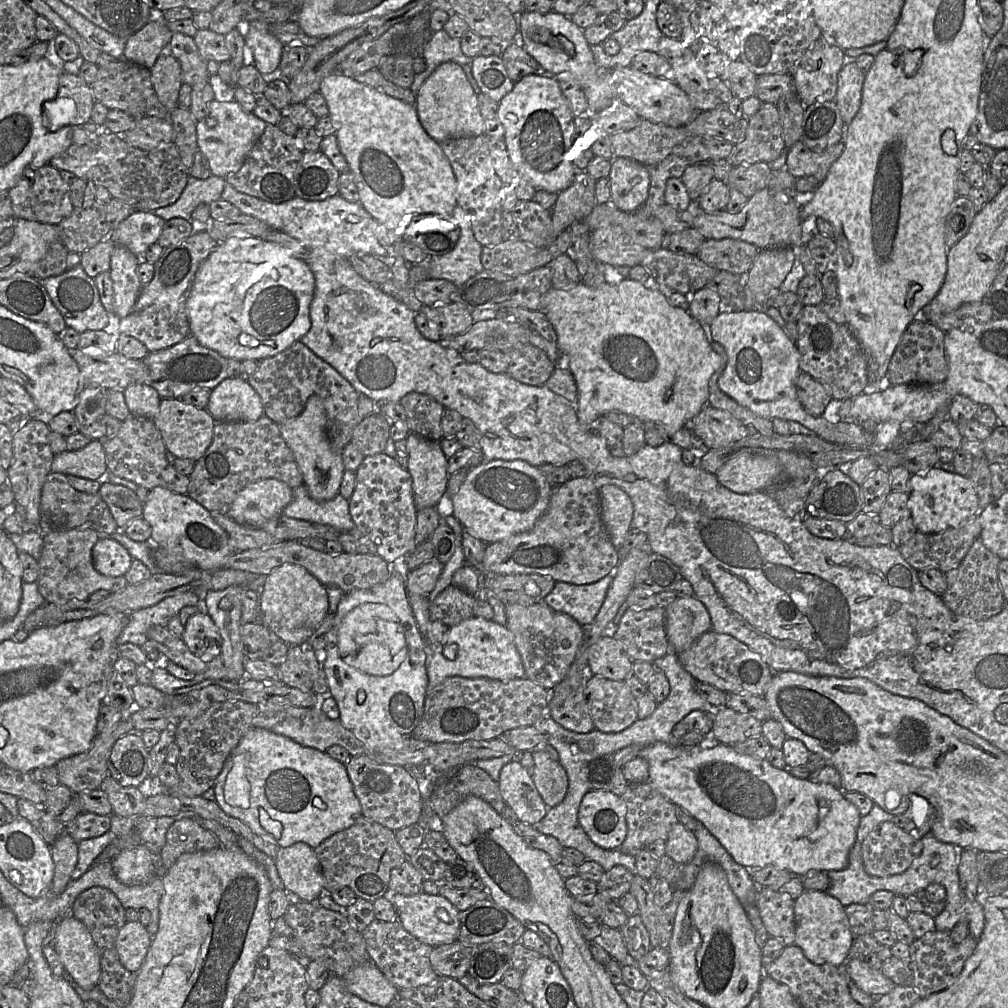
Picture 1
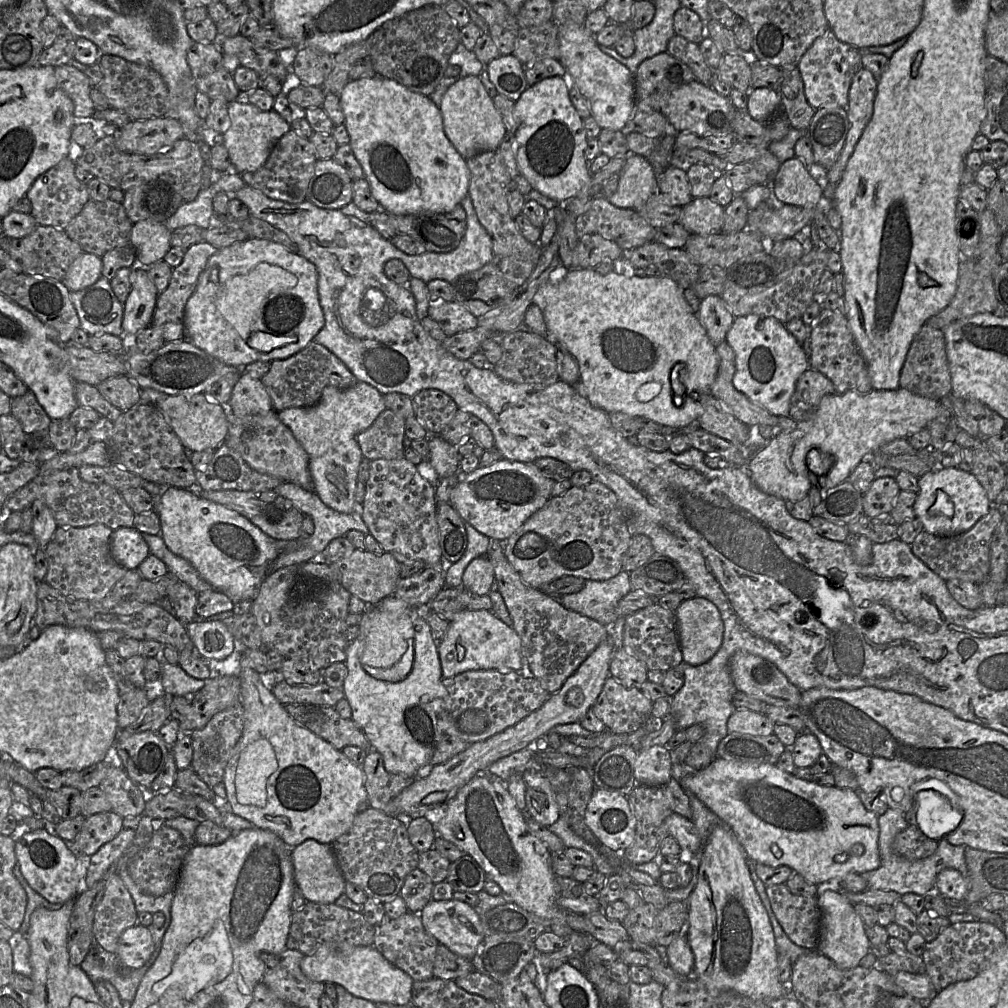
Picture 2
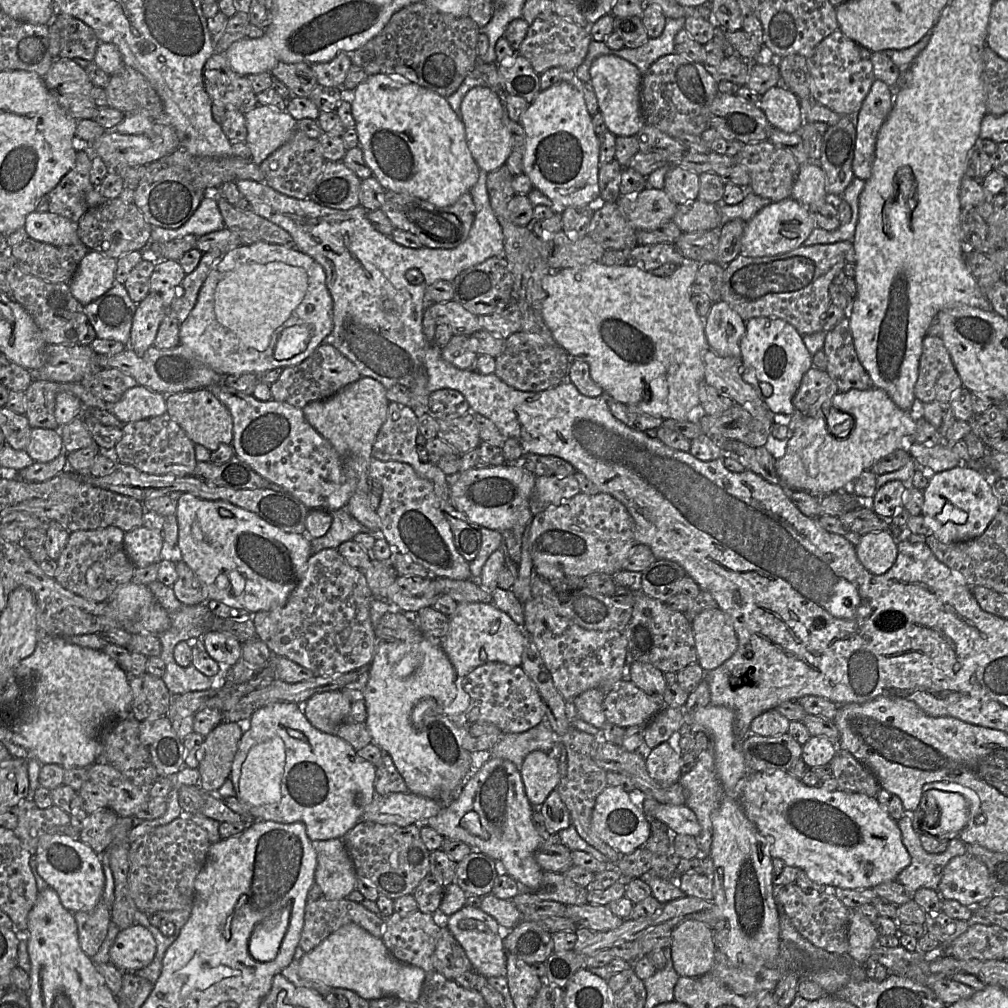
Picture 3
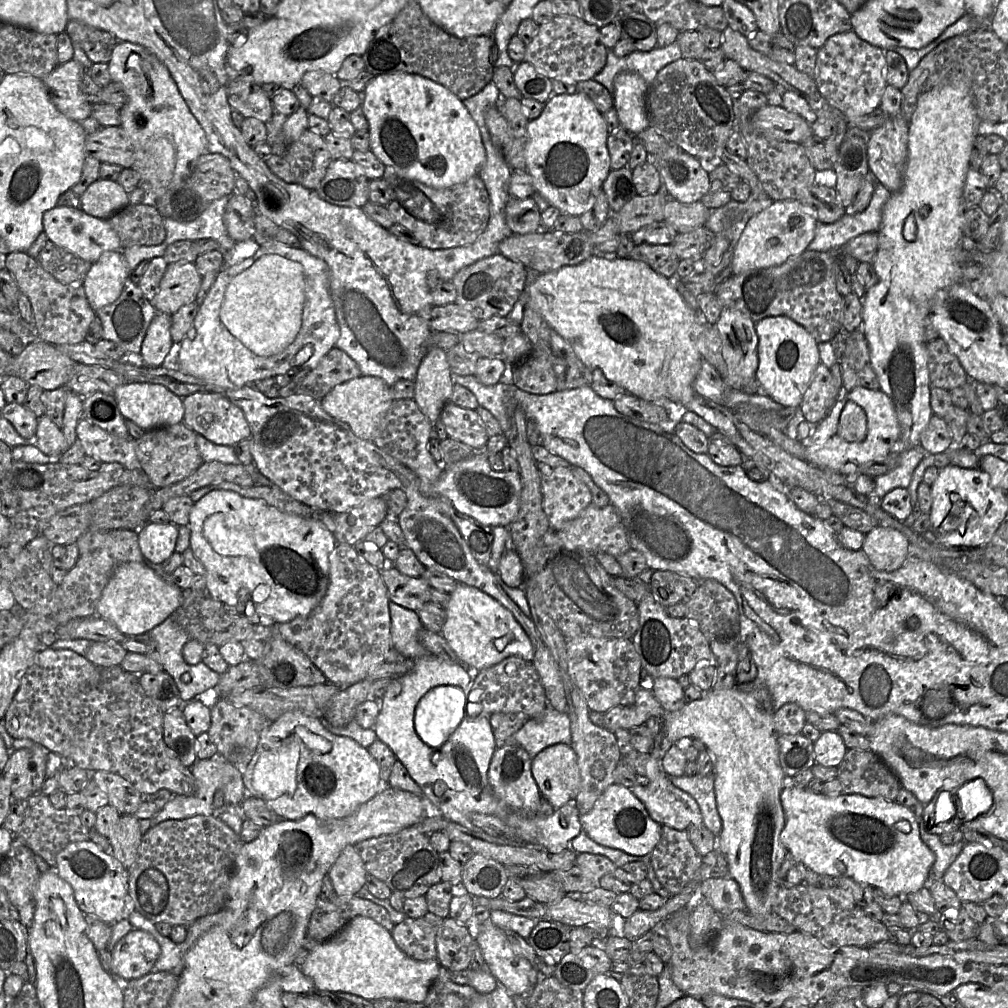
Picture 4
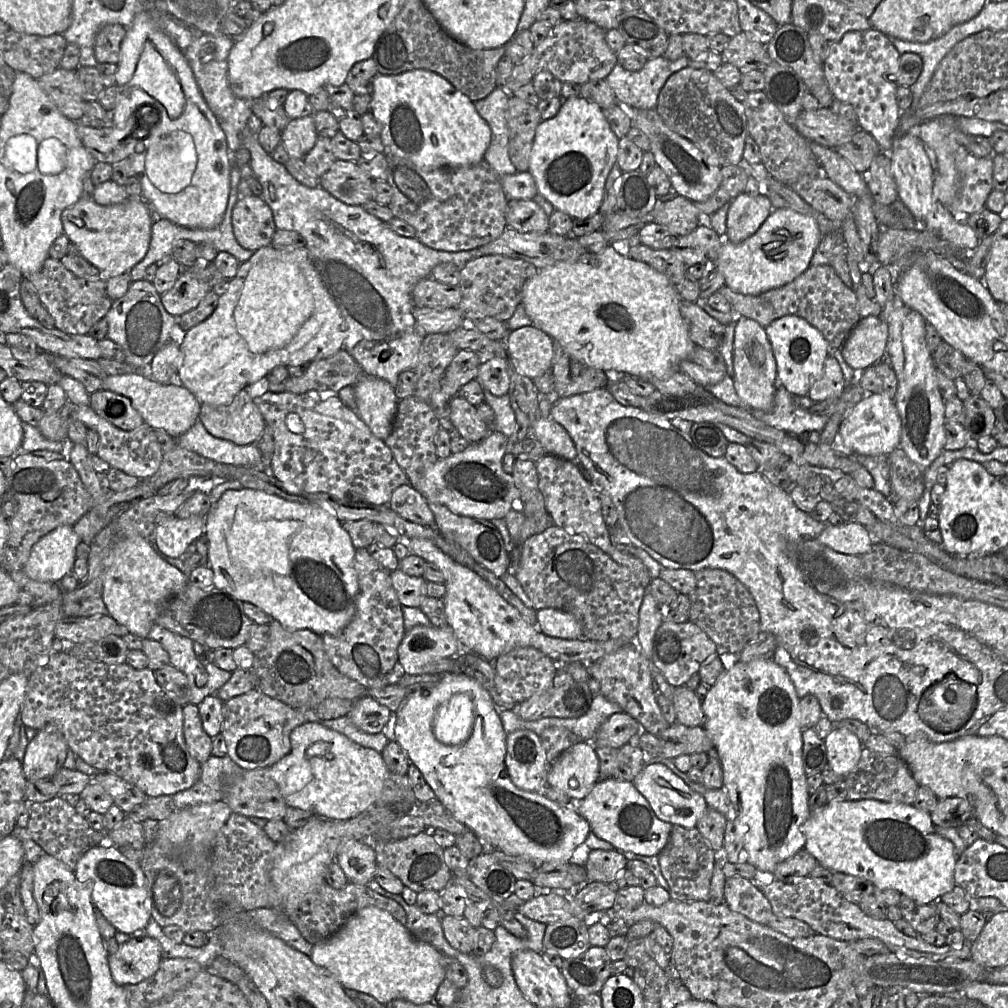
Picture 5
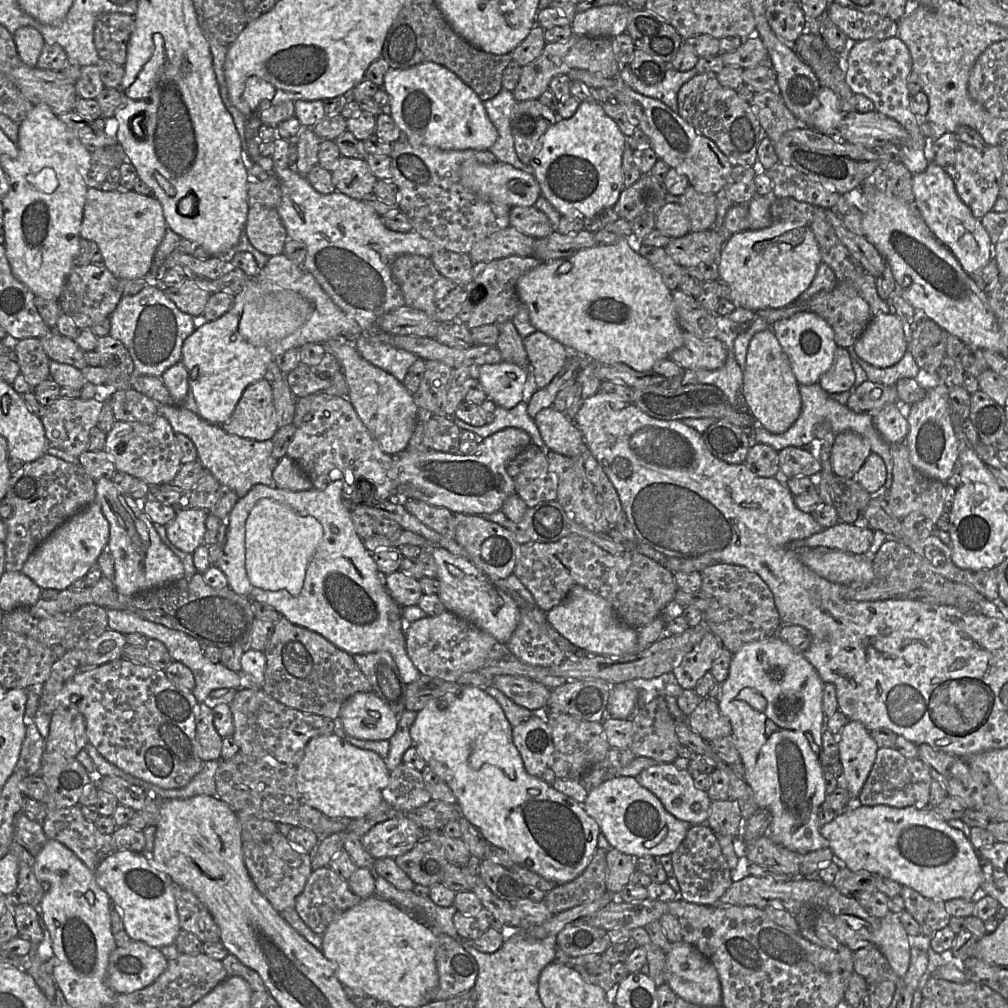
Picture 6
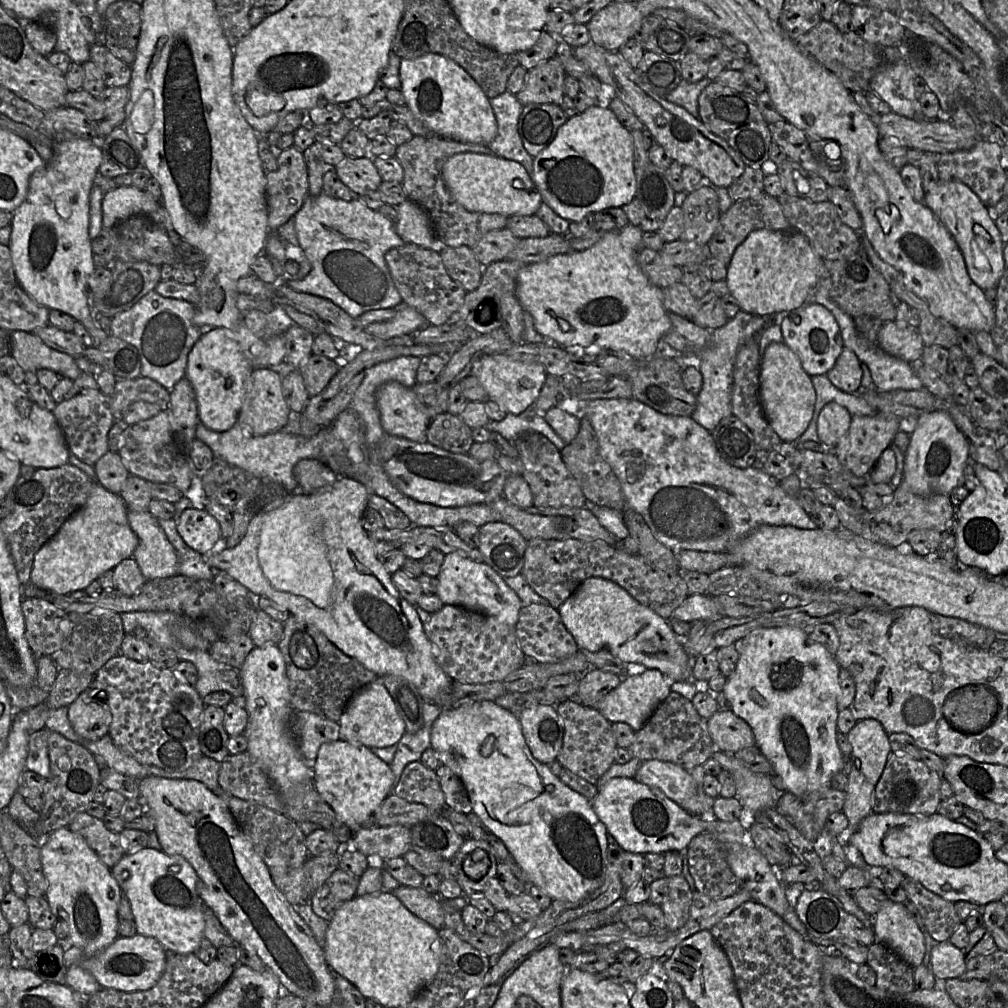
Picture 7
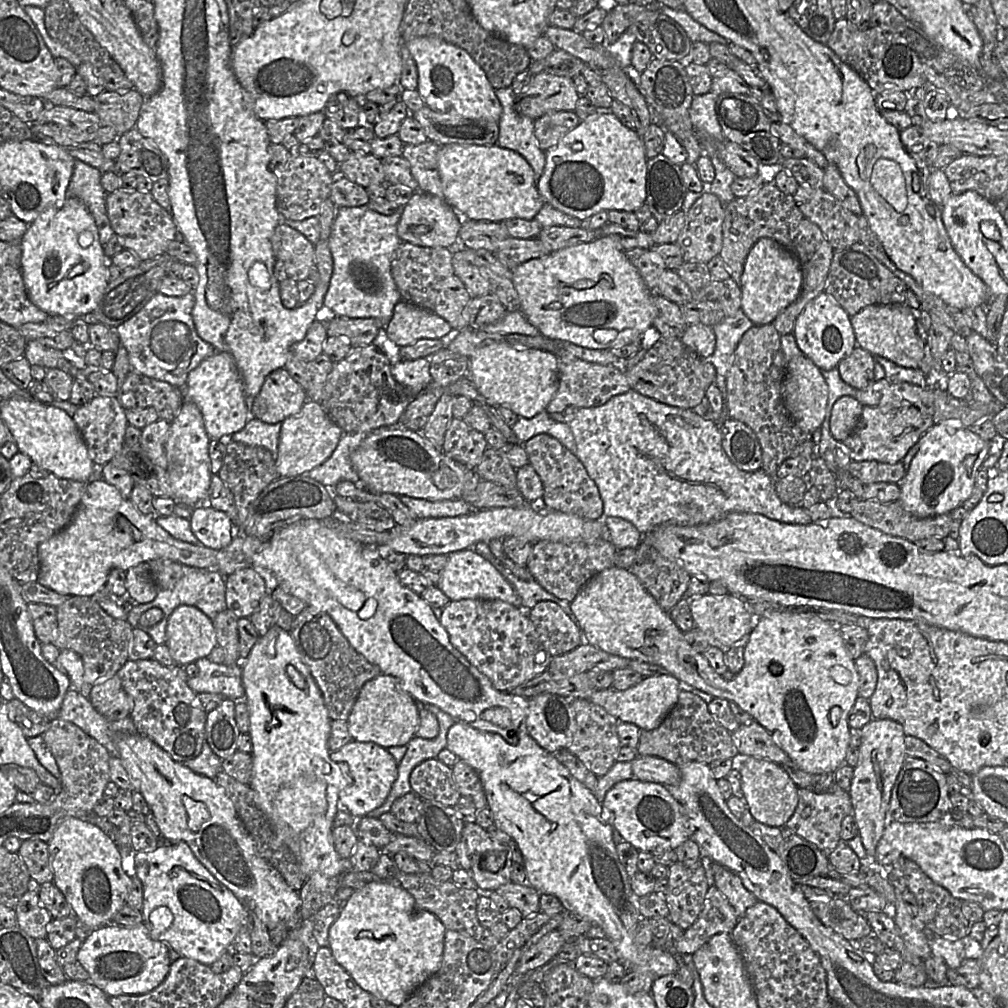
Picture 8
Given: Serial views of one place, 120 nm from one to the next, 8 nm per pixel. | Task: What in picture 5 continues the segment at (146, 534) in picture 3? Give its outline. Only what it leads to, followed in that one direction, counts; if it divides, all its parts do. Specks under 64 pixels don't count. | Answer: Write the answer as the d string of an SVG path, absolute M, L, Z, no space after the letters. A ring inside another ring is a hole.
M205 516L175 518L154 529L156 551L171 558L179 558L188 545L204 535Z

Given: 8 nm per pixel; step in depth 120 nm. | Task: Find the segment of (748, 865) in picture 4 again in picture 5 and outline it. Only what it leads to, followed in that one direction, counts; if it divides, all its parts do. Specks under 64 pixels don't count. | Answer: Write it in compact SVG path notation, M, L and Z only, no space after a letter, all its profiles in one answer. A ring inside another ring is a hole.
M770 656L749 662L726 660L725 671L702 700L703 728L714 742L715 756L723 770L723 787L733 807L733 825L743 850L739 863L748 862L760 872L773 873L776 865L805 847L802 826L810 817L810 792L802 762L803 729L800 726L800 697L787 671Z

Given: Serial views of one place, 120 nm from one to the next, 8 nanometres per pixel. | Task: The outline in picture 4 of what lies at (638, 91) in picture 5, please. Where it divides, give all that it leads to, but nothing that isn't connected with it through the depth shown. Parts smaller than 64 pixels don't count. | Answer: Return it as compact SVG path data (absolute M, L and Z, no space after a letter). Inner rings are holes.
M677 41L665 47L657 46L647 52L633 51L624 57L617 57L609 50L604 68L593 79L605 86L611 94L614 79L621 72L635 72L649 86L663 67L681 57Z

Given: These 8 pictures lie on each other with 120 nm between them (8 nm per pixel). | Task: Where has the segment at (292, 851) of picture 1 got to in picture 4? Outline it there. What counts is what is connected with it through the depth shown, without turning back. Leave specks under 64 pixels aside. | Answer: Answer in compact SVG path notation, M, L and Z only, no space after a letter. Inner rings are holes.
M348 845L328 872L336 895L356 895L365 885L368 873L354 846Z

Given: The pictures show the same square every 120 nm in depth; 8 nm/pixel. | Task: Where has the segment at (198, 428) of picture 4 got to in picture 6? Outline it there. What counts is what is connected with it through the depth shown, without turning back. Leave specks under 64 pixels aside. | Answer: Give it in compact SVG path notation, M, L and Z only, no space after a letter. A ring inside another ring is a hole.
M263 378L249 385L230 419L221 426L230 434L250 440L271 440L279 429L271 382Z

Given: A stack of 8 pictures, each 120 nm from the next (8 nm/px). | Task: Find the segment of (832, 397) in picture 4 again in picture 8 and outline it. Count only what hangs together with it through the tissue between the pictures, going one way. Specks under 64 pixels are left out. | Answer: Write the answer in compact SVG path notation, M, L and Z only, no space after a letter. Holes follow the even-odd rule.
M856 346L851 354L842 359L837 369L844 382L856 389L868 386L874 381L875 357L860 346Z

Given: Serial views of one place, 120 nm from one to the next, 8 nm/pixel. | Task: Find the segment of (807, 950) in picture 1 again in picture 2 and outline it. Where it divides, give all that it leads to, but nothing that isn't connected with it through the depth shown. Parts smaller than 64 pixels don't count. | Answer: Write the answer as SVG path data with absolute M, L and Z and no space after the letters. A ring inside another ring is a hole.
M833 891L818 892L818 905L821 911L819 953L832 960L842 969L860 966L861 959L870 952L871 945L866 936L866 927L850 903L841 893Z

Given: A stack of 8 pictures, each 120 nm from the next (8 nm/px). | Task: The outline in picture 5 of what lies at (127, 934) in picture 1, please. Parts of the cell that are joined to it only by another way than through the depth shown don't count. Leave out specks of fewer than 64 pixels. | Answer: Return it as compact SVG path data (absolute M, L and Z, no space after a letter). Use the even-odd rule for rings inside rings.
M140 933L120 945L118 952L109 957L109 965L114 981L125 988L151 978L162 960L160 944L151 936Z

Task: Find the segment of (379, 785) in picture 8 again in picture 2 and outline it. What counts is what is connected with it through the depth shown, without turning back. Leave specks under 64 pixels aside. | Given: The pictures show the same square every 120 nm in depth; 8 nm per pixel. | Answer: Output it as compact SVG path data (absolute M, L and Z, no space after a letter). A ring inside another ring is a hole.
M242 657L242 669L239 674L241 681L240 703L244 709L244 727L241 738L233 750L233 753L226 766L222 783L226 789L226 799L229 803L230 811L248 821L254 827L269 830L279 836L283 842L290 848L294 848L302 844L305 840L313 839L322 844L332 844L338 837L345 834L353 825L355 817L361 811L369 806L368 794L364 784L364 772L360 765L350 761L341 750L336 749L332 744L314 734L307 728L299 725L287 712L285 705L283 705L272 693L271 684L267 682L264 676L261 676L247 666L247 660ZM267 816L285 816L289 819L286 823L274 823L267 819Z

